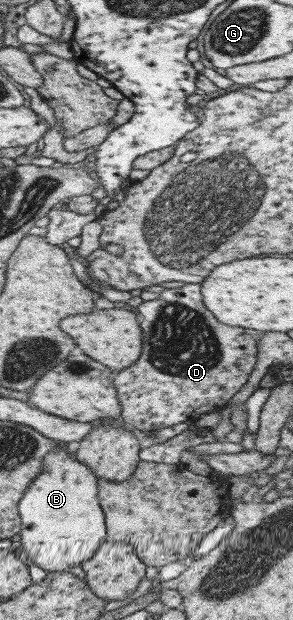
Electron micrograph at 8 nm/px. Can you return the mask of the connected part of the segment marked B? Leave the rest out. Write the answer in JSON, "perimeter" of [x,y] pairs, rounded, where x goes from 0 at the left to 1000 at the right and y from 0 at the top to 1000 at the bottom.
{"perimeter":[[[201,713],[198,719],[205,719],[198,724],[154,732],[137,763],[78,792],[58,811],[68,842],[65,874],[106,908],[157,924],[222,923],[235,913],[270,913],[290,902],[311,900],[324,885],[355,873],[362,860],[331,803],[331,773],[321,761],[311,753],[239,734],[246,718]]]}

